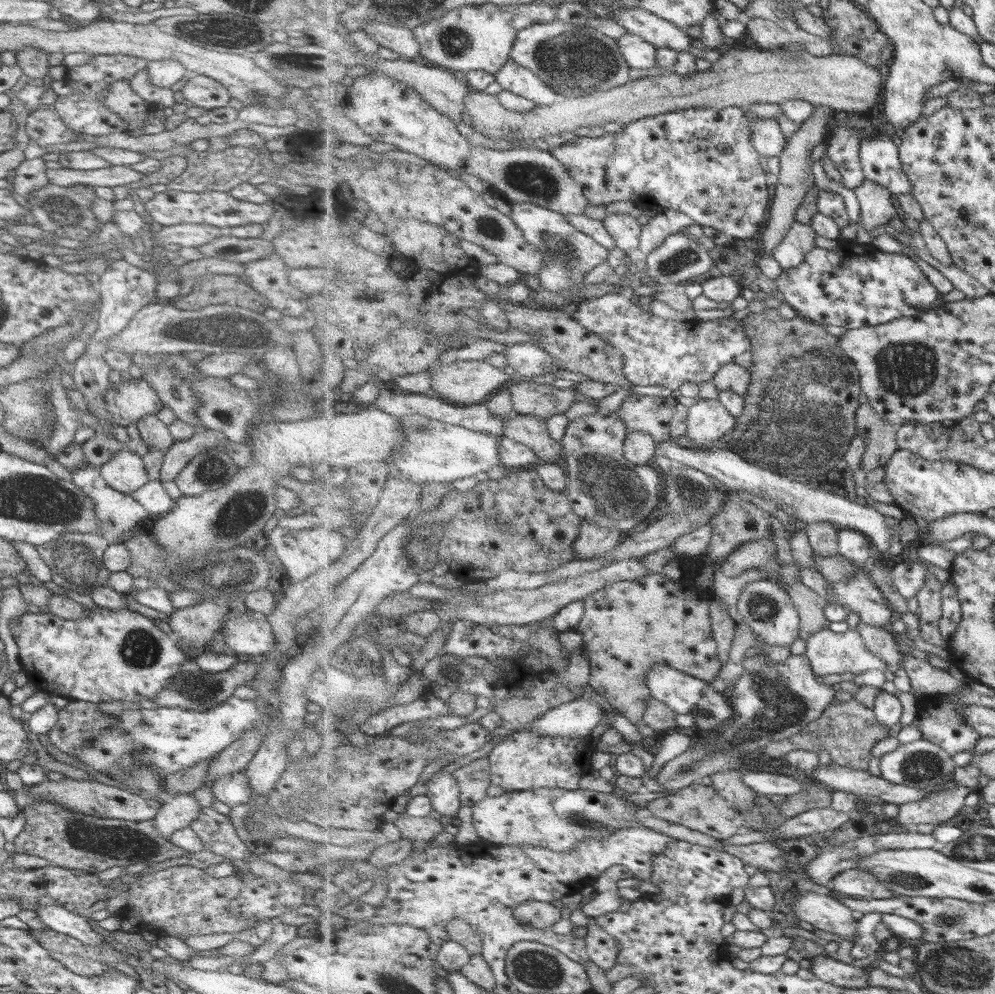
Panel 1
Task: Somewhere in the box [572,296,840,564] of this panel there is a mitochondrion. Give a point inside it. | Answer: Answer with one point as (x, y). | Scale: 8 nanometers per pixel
(689, 494)

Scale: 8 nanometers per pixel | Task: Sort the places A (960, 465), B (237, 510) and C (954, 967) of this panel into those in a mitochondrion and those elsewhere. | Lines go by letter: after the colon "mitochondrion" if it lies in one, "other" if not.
A: other
B: mitochondrion
C: mitochondrion

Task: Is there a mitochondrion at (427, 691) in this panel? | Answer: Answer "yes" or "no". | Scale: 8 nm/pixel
no

